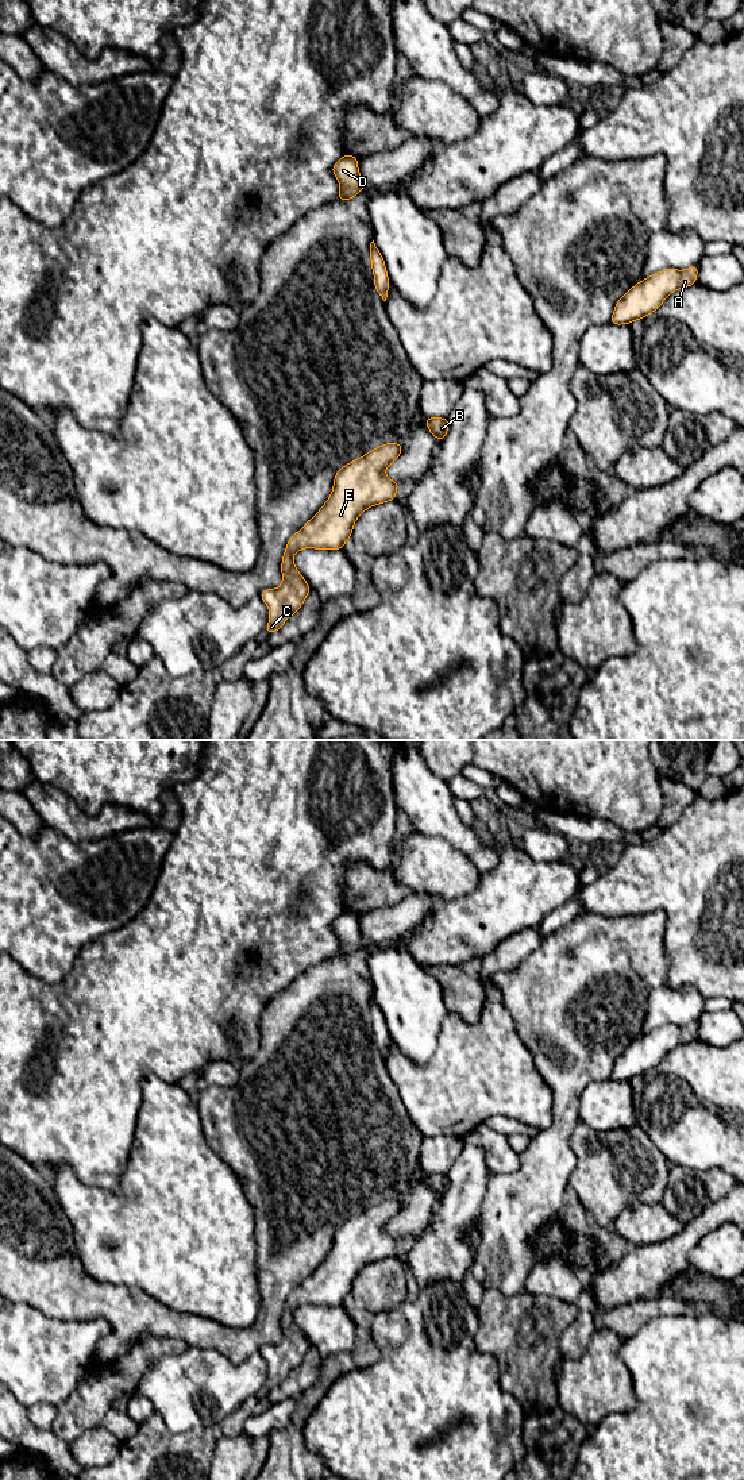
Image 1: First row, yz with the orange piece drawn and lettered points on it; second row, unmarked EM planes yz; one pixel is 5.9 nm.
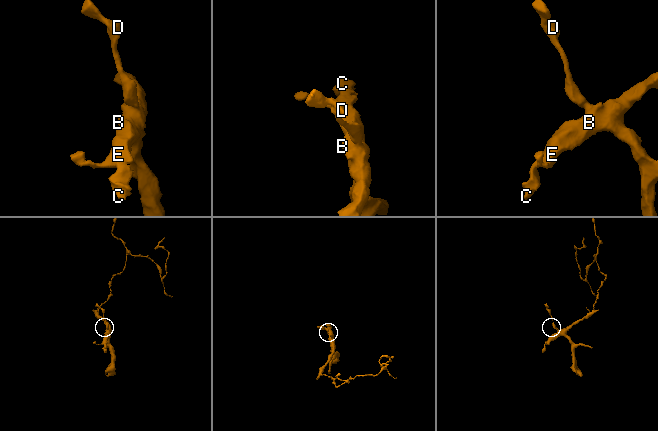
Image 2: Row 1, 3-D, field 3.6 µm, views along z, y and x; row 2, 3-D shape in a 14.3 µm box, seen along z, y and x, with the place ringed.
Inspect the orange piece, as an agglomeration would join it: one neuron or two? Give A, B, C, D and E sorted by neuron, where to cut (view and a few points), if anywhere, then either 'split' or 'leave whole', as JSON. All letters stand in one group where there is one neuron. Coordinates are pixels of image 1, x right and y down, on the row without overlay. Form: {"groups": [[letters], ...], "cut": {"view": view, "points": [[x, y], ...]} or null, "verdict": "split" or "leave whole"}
{"groups": [["A", "B", "C", "D", "E"]], "cut": null, "verdict": "leave whole"}

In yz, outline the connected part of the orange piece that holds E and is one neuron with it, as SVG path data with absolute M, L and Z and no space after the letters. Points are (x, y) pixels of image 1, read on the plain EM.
M386 1199L351 1217L336 1229L327 1259L288 1296L281 1321L281 1342L265 1345L259 1350L270 1367L266 1383L269 1391L280 1387L282 1380L298 1368L311 1346L293 1319L294 1310L307 1303L343 1306L352 1291L355 1276L367 1264L394 1257L400 1240L389 1236L385 1226L401 1209L401 1200Z

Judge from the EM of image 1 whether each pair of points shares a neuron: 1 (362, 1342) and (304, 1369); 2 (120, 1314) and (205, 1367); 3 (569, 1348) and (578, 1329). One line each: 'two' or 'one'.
1: two
2: two
3: one

